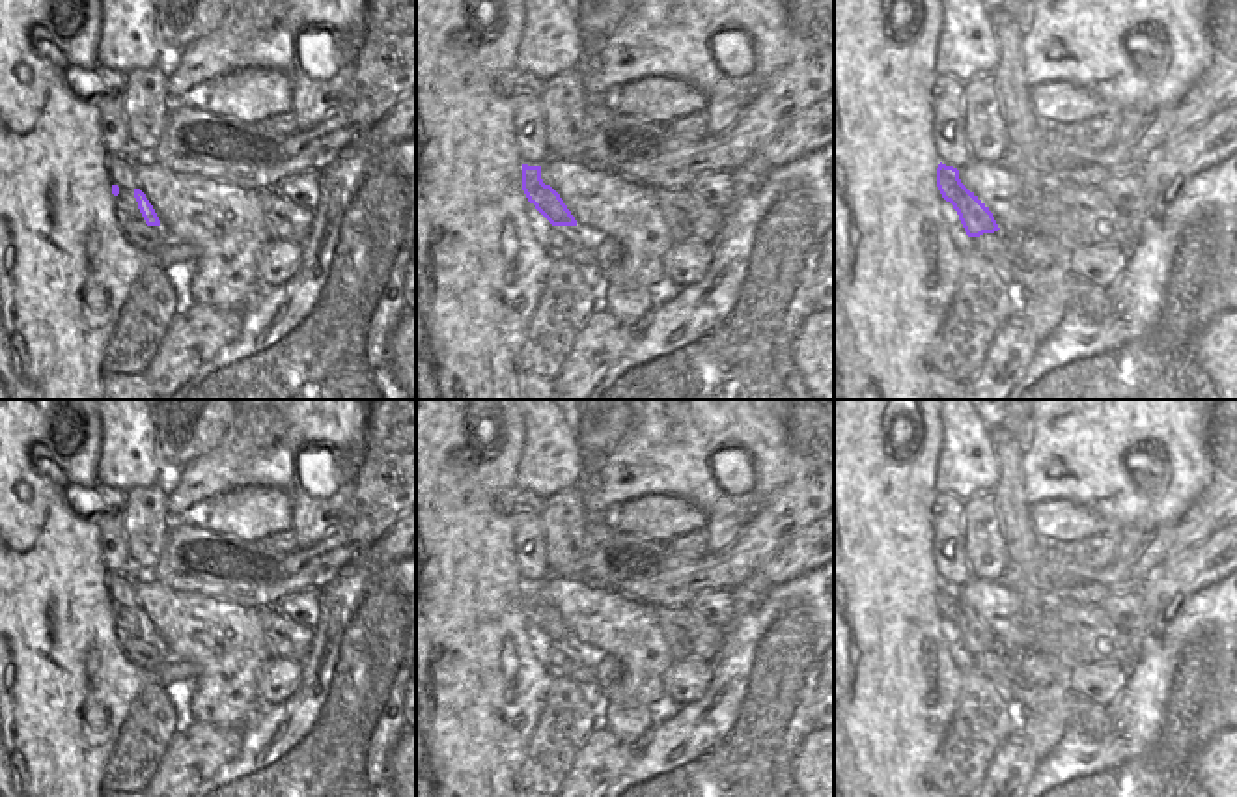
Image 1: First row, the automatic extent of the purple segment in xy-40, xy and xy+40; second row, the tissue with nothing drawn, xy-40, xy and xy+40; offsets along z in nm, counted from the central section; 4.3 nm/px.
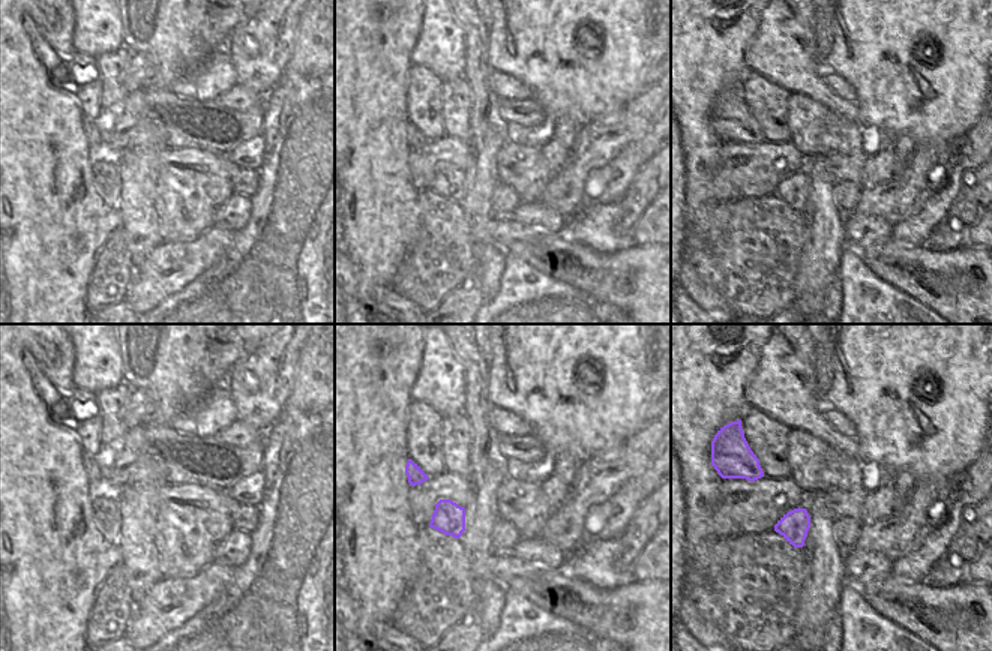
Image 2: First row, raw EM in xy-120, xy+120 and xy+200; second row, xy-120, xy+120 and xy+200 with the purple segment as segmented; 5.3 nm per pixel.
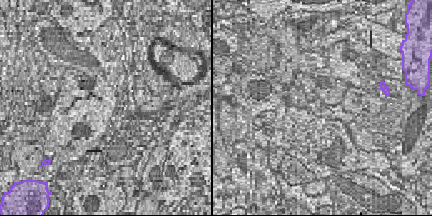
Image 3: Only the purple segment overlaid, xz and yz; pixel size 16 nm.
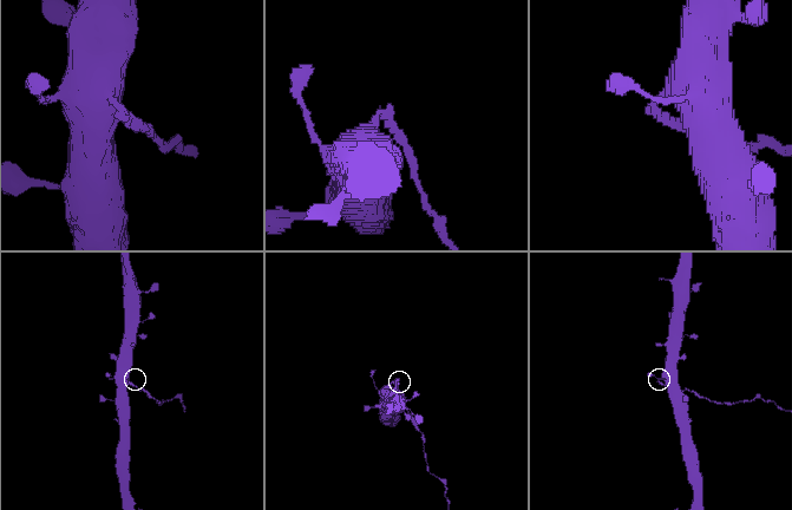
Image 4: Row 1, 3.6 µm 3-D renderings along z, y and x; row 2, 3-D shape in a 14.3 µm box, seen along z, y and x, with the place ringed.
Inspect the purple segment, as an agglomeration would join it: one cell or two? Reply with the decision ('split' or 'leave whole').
split

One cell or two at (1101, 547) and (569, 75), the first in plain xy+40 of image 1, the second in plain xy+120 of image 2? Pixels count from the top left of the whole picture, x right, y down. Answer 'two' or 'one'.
two

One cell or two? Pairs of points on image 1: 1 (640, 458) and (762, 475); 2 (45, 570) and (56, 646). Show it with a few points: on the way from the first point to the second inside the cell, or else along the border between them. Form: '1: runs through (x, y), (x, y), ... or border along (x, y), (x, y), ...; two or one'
1: runs through (670, 458), (709, 497), (732, 497); one
2: runs through (45, 588), (45, 598), (53, 605), (55, 628); one

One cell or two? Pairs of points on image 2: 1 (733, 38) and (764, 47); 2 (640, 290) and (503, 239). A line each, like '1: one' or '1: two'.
1: two
2: one

